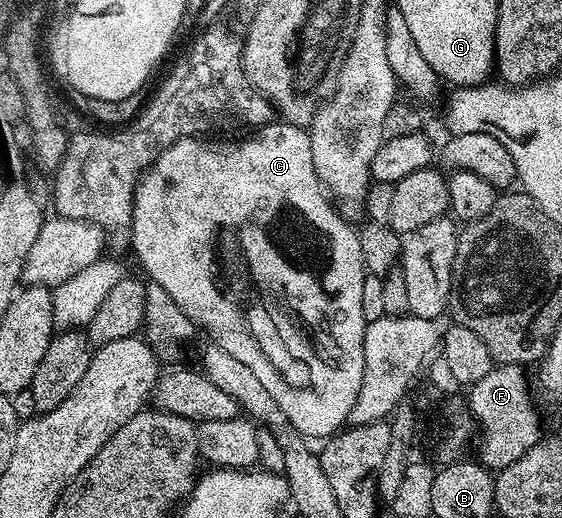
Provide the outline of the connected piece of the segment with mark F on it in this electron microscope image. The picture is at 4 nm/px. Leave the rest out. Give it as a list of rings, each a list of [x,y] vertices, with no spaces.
[[[520,363],[494,365],[487,377],[475,381],[468,388],[467,406],[479,428],[479,443],[481,439],[479,462],[494,473],[519,461],[519,457],[523,457],[523,453],[527,453],[542,434],[541,419],[529,404],[531,383],[525,380],[525,371]]]

